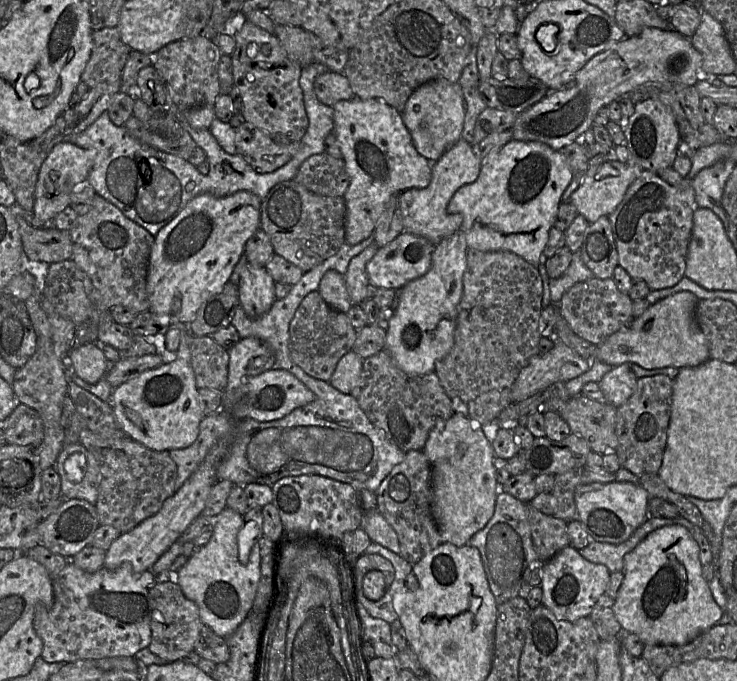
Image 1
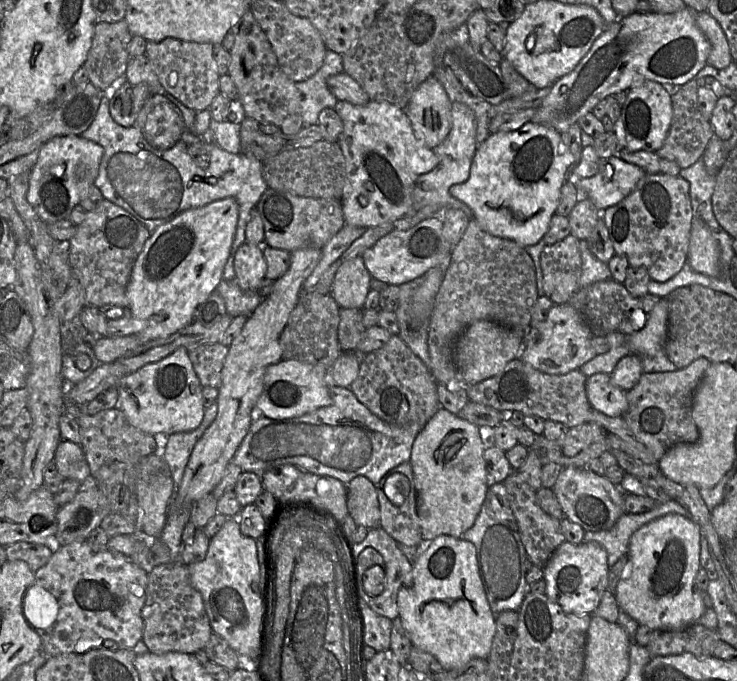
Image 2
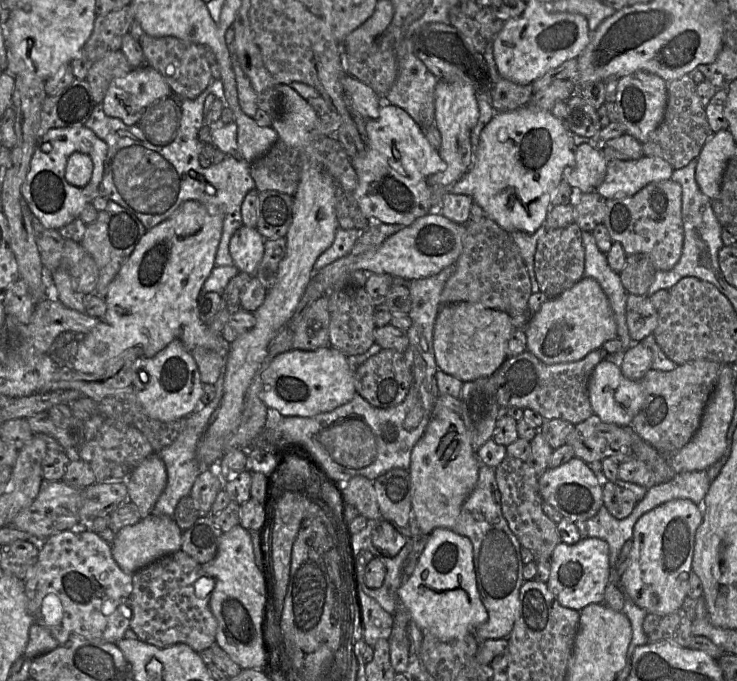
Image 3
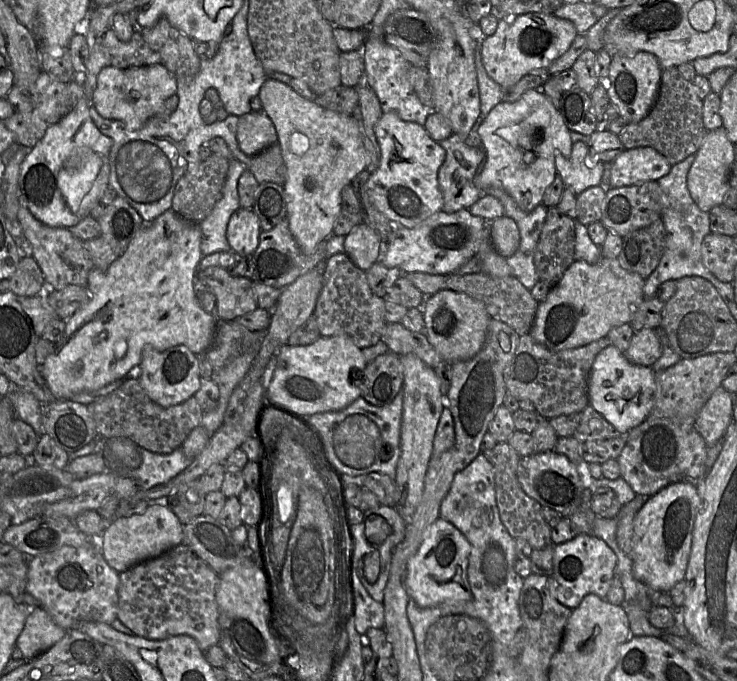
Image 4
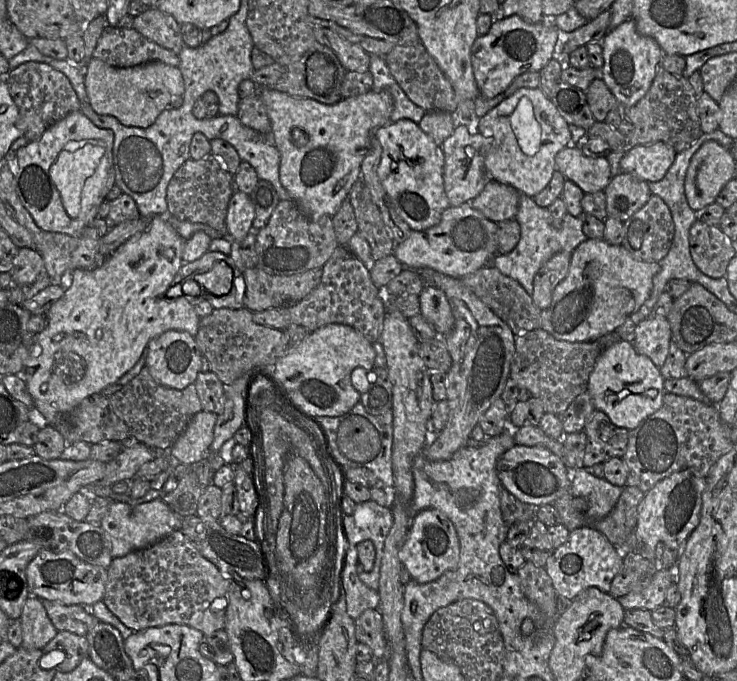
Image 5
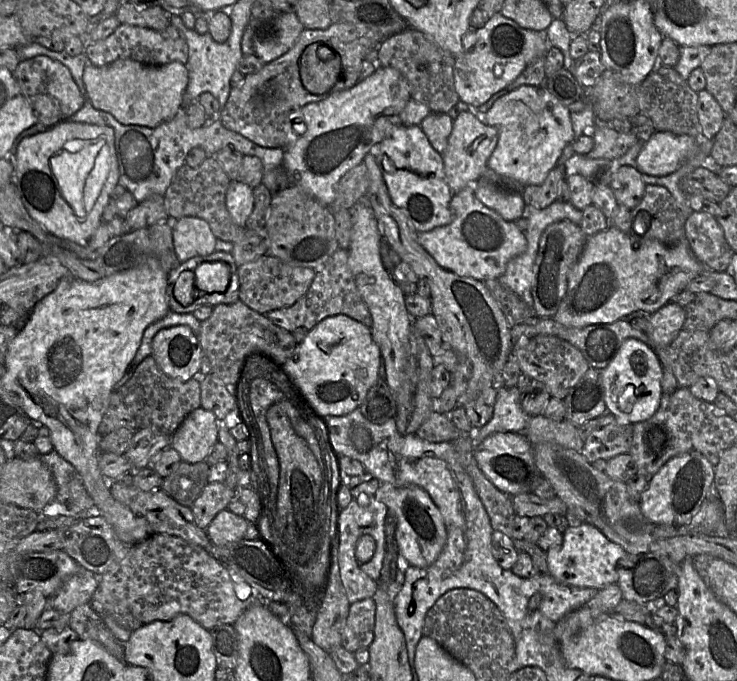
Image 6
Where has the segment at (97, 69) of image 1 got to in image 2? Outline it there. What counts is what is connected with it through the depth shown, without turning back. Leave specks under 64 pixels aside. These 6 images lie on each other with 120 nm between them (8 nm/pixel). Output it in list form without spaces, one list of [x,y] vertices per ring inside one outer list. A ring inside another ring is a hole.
[[[125,19],[114,23],[96,22],[92,45],[83,65],[96,88],[105,91],[114,80],[125,75],[131,38]]]

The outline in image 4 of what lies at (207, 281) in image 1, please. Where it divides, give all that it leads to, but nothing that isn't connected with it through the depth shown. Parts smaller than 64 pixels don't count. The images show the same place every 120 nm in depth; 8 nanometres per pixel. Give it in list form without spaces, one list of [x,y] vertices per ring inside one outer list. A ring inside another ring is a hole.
[[[168,209],[156,218],[149,228],[142,228],[129,243],[123,255],[114,261],[106,270],[102,271],[93,268],[89,272],[86,286],[89,291],[89,301],[66,320],[66,327],[62,339],[58,343],[54,343],[54,352],[46,358],[44,364],[40,367],[42,377],[50,392],[57,400],[69,400],[71,396],[77,393],[94,391],[113,381],[124,380],[131,376],[134,372],[133,368],[138,367],[140,364],[146,347],[153,347],[162,351],[173,346],[184,345],[197,356],[205,355],[205,352],[213,343],[218,320],[215,315],[201,309],[194,289],[195,273],[203,257],[201,252],[201,241],[202,234],[199,223],[185,221],[172,209]]]

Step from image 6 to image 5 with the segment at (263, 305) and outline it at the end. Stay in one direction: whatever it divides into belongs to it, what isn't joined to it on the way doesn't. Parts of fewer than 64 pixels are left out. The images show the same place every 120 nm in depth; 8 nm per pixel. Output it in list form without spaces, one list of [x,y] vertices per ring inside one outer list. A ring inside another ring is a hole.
[[[253,267],[242,272],[246,284],[244,307],[251,312],[291,306],[304,299],[320,282],[322,268],[289,276],[271,275]]]

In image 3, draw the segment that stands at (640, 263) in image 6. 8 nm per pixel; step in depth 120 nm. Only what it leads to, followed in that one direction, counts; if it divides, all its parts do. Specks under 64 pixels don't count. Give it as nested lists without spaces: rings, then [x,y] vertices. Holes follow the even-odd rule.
[[[584,276],[557,297],[548,298],[532,315],[525,333],[527,350],[543,363],[551,365],[576,362],[591,351],[602,348],[605,342],[617,337],[617,324],[600,284]]]

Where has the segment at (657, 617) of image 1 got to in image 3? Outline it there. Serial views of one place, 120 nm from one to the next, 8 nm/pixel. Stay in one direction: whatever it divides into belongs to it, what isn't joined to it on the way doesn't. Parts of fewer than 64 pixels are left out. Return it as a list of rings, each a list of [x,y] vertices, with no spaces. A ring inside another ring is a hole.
[[[688,499],[671,500],[650,510],[638,519],[633,530],[629,563],[619,584],[624,593],[624,602],[626,594],[640,608],[662,617],[681,608],[689,590],[695,535],[702,520],[702,506],[696,505]]]

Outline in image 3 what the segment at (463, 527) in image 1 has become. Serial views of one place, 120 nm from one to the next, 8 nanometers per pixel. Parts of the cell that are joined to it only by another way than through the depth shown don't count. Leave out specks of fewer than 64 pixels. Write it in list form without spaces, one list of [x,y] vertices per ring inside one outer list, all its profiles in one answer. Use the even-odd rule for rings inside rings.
[[[449,412],[444,417],[432,417],[424,435],[411,453],[409,474],[414,521],[420,531],[429,536],[436,528],[453,530],[465,500],[474,490],[480,463],[470,435],[460,415]]]

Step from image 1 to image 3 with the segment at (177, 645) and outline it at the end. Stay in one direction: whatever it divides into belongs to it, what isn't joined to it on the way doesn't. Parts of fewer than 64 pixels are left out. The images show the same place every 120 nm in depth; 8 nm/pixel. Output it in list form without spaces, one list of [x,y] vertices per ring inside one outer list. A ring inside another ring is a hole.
[[[182,549],[166,555],[132,574],[133,590],[130,601],[132,619],[130,628],[138,638],[158,648],[165,648],[177,643],[190,646],[201,652],[216,642],[217,621],[209,606],[214,580],[202,575],[201,564],[186,554]]]

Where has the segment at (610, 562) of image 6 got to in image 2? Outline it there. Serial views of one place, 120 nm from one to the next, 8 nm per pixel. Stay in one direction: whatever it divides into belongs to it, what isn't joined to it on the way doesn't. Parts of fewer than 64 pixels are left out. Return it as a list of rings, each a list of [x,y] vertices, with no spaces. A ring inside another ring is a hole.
[[[563,542],[544,567],[546,596],[557,603],[565,613],[592,615],[598,608],[608,587],[609,566],[606,550],[597,542],[579,545]]]

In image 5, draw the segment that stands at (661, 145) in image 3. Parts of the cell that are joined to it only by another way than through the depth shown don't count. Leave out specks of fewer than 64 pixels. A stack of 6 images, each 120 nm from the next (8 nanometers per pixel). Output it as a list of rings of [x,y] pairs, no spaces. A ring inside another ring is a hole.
[[[659,66],[645,96],[635,105],[624,107],[626,118],[634,126],[632,135],[624,135],[606,122],[596,122],[587,130],[587,136],[604,139],[615,152],[626,153],[637,145],[664,142],[680,153],[694,144],[703,133],[698,116],[697,100],[698,97],[687,78],[683,75],[672,74],[663,66]]]

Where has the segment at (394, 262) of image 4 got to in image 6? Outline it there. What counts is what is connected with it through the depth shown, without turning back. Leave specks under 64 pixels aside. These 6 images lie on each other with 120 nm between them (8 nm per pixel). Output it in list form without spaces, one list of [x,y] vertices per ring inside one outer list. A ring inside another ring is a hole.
[[[474,185],[454,193],[450,209],[453,219],[448,225],[418,234],[420,245],[443,269],[479,281],[498,279],[505,272],[509,260],[525,252],[525,234],[514,222],[504,220],[482,204],[475,197]]]

